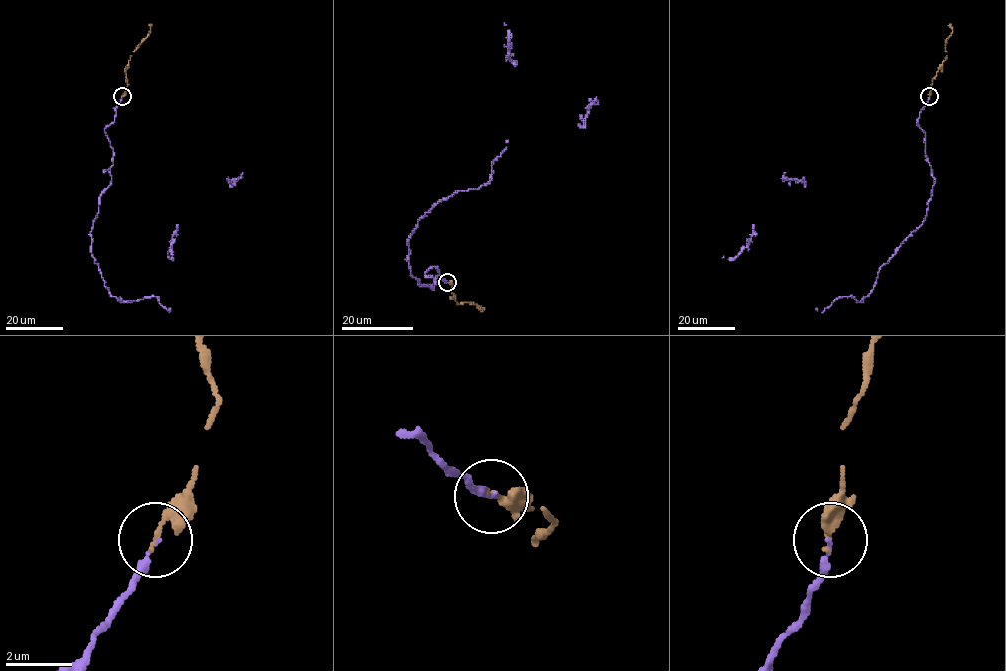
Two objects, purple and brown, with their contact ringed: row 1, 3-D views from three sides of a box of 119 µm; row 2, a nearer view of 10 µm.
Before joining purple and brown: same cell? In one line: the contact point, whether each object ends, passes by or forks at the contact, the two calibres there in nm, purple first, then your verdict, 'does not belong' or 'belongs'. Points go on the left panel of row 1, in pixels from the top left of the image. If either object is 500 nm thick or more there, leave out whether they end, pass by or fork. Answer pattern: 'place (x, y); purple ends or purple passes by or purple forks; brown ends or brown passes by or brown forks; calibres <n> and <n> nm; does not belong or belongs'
place (122, 96); purple ends; brown ends; calibres 140 and 200 nm; belongs

